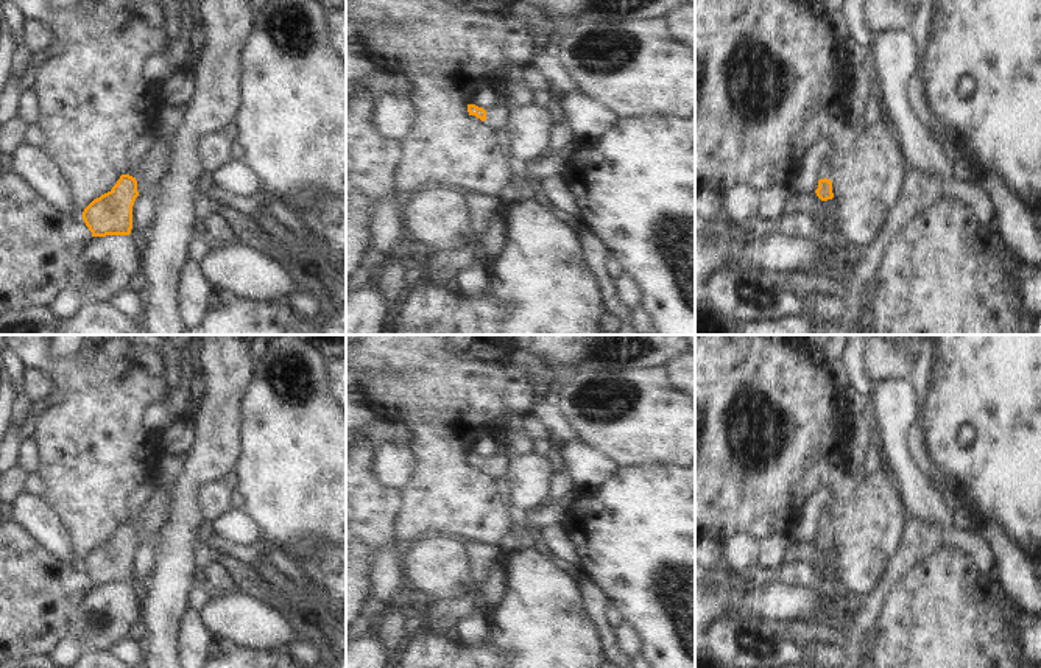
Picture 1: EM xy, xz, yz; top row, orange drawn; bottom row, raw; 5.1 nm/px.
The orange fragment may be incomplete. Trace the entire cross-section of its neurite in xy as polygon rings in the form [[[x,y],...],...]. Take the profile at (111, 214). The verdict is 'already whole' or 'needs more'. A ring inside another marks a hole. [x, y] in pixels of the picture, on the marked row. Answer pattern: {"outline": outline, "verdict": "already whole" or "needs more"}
{"outline": [[[157,137],[146,151],[136,178],[122,174],[111,192],[84,209],[83,220],[92,237],[131,234],[134,201],[164,178],[168,159],[168,143],[165,137]]], "verdict": "needs more"}

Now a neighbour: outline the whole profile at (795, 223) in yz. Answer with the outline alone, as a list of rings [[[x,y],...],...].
[[[793,210],[789,213],[784,213],[773,226],[771,229],[778,234],[787,235],[787,237],[813,237],[820,234],[820,227],[817,221],[807,213]]]

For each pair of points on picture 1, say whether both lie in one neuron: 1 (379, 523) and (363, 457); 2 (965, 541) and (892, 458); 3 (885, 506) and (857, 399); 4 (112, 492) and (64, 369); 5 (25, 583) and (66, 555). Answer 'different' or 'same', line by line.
1: same
2: same
3: different
4: same
5: different

